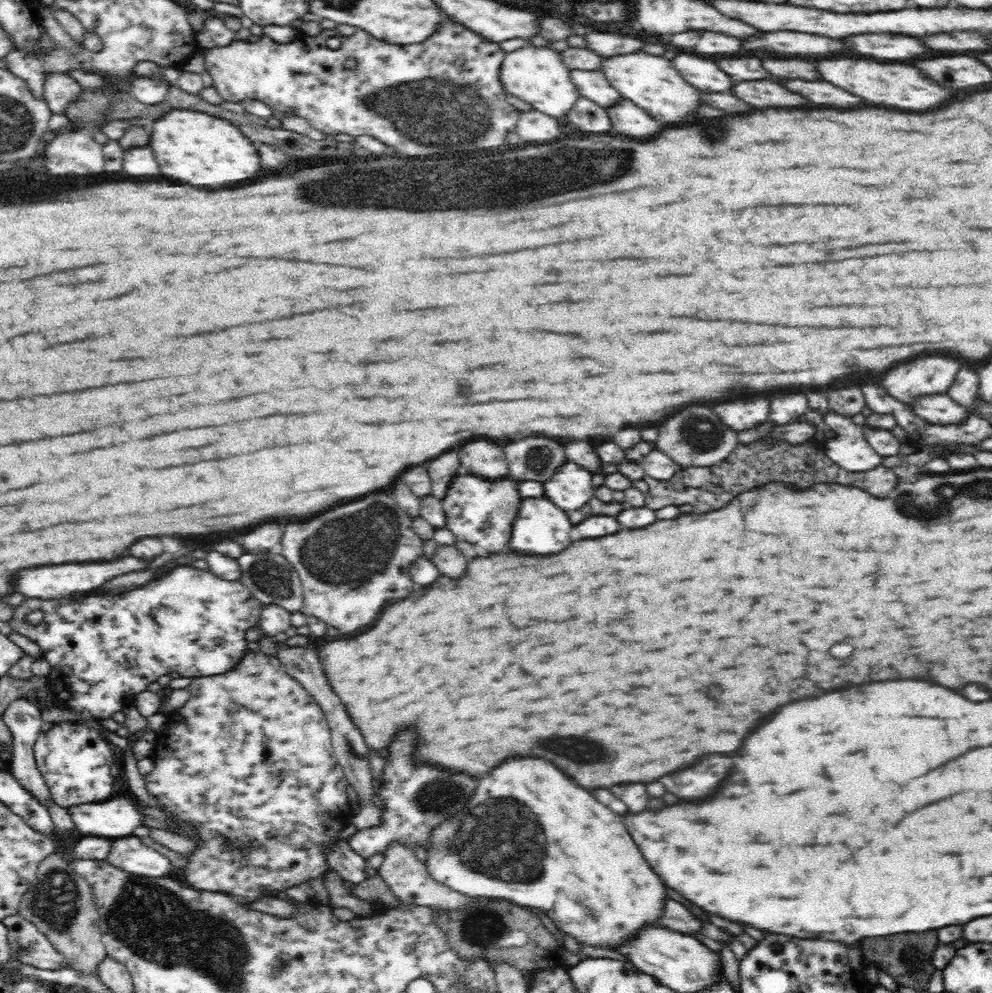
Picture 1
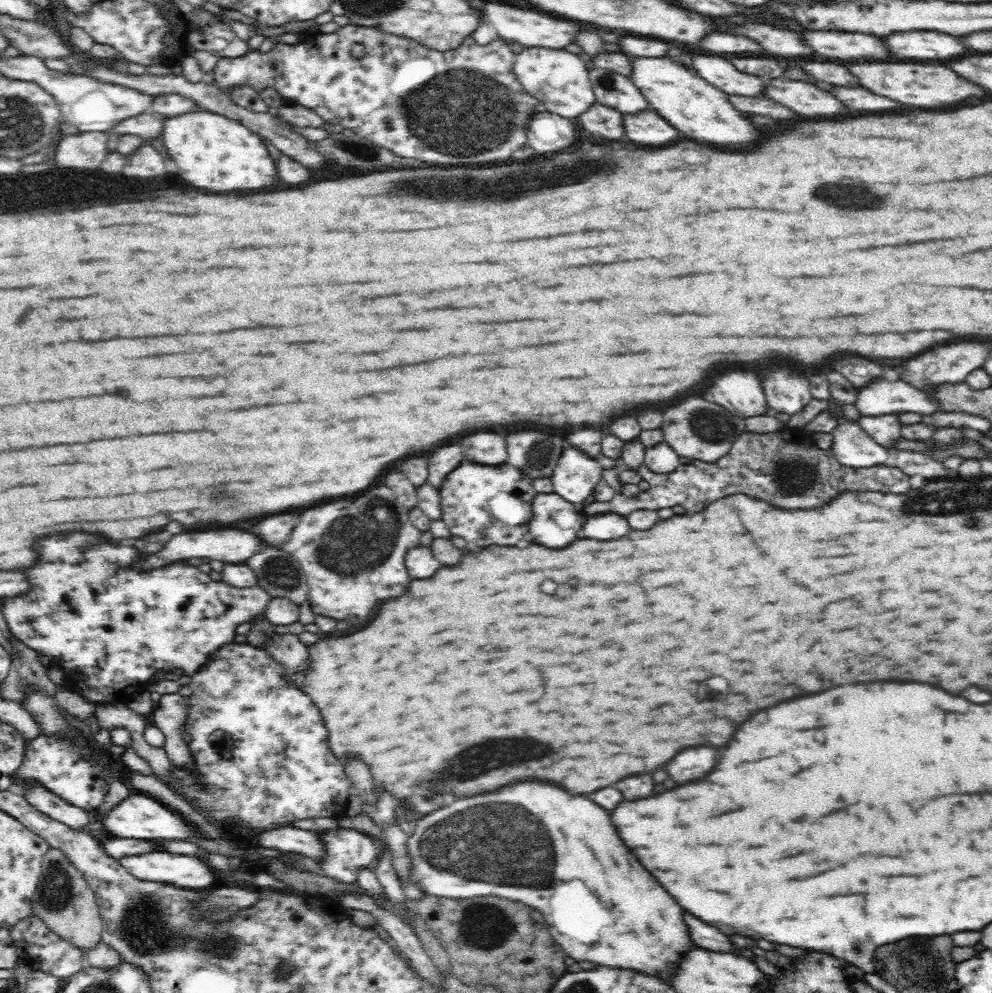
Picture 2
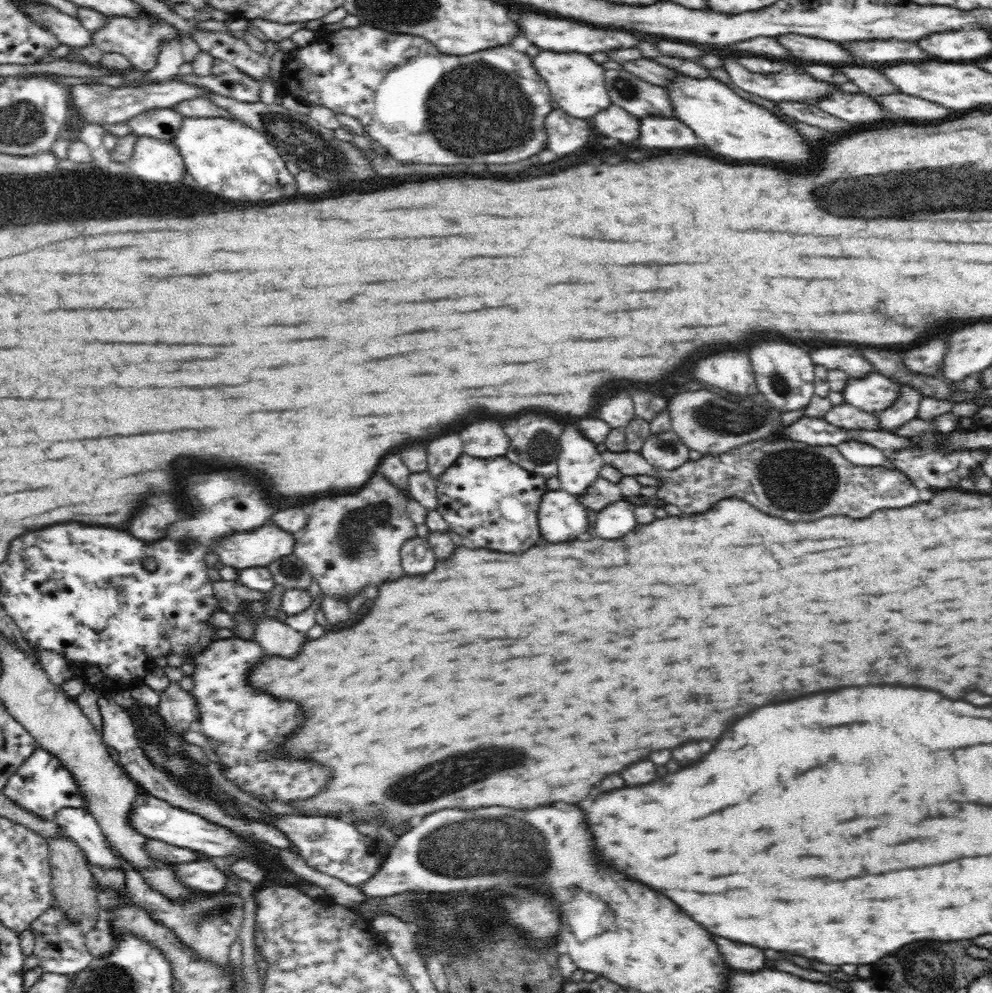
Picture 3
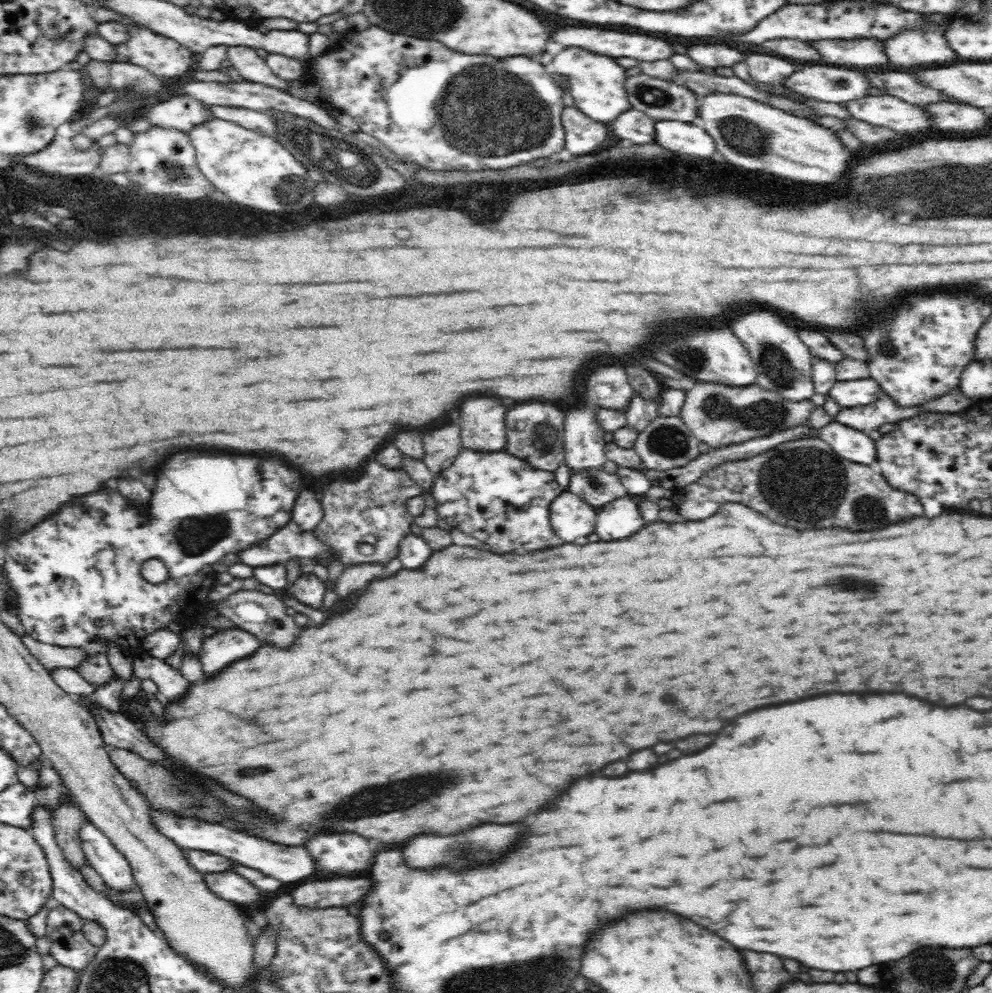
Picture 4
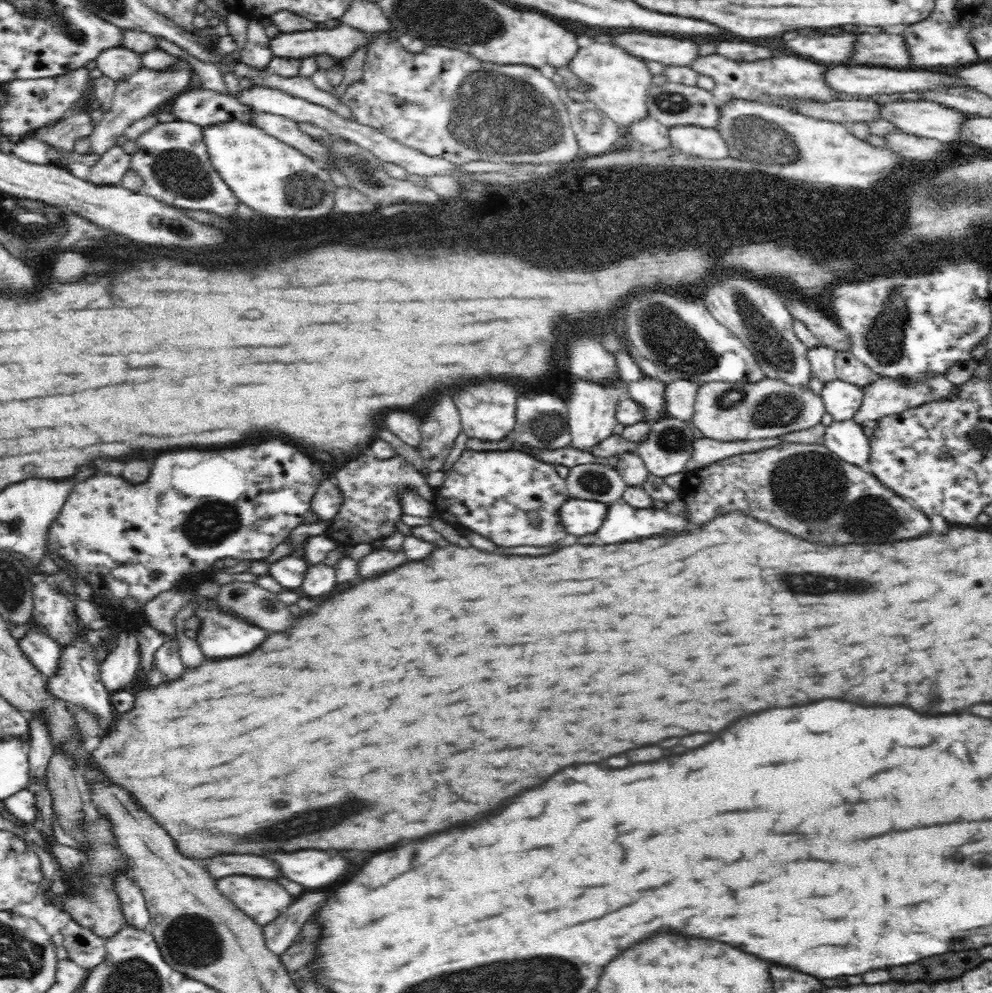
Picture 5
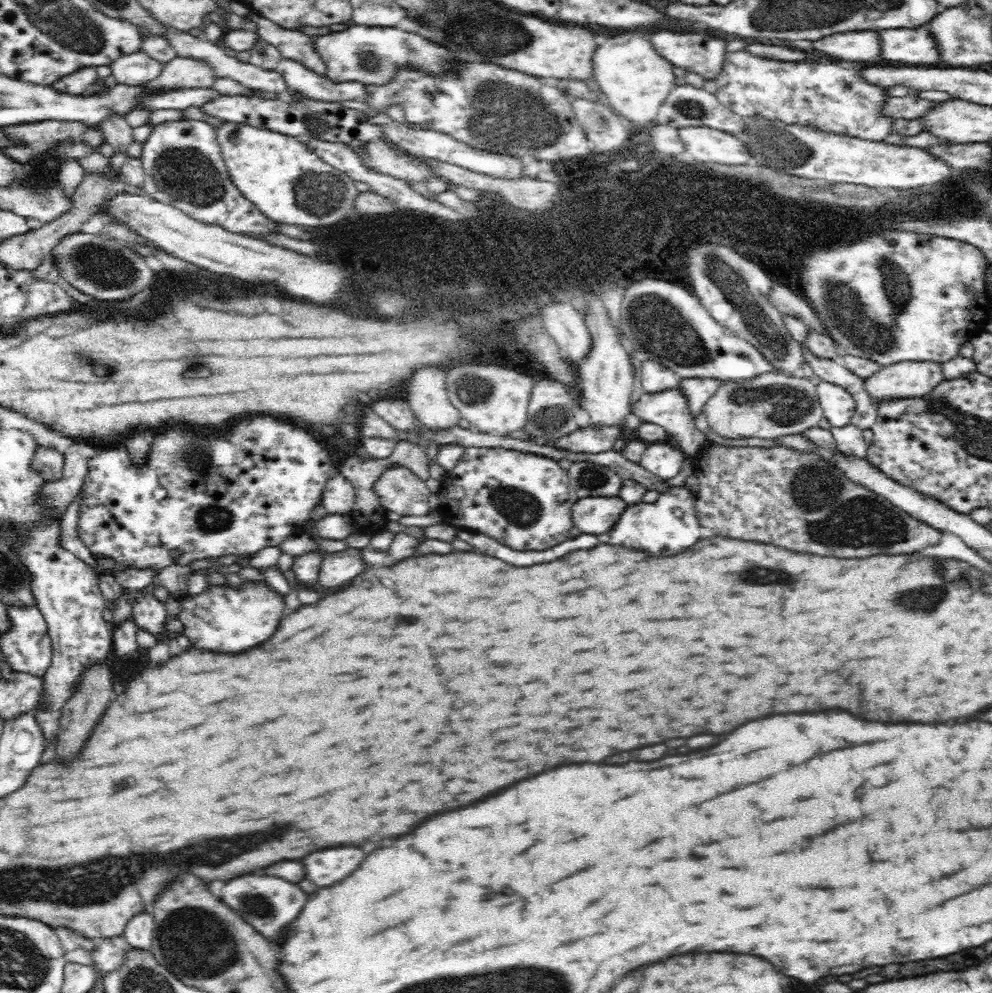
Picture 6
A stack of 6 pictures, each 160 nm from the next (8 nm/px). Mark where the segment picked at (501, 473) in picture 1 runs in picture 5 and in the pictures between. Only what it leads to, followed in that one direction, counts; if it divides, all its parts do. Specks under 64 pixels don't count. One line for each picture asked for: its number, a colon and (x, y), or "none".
2: (486, 449)
3: (484, 439)
4: (483, 430)
5: (488, 410)

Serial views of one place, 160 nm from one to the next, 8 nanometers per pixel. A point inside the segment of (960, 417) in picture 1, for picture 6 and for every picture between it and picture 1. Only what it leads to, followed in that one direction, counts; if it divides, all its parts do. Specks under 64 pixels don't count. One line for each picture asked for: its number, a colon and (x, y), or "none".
2: (882, 398)
3: (872, 394)
4: (857, 393)
5: (842, 400)
6: (838, 404)

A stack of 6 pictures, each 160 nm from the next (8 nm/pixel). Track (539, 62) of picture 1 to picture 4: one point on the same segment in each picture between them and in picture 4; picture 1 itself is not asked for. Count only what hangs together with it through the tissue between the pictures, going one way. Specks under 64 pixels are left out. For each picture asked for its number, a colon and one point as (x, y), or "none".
2: (559, 79)
3: (575, 81)
4: (596, 83)

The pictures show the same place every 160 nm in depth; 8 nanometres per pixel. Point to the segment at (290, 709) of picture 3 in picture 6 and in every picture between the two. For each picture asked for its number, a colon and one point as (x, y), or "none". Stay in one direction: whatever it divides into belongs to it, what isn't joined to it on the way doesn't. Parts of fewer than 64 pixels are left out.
4: (226, 646)
5: (221, 636)
6: (221, 619)

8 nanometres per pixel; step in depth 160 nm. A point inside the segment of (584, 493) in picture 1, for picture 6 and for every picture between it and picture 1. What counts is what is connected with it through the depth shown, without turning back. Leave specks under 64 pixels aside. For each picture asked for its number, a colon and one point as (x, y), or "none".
2: (574, 479)
3: (579, 463)
4: (583, 445)
5: (590, 418)
6: (605, 378)

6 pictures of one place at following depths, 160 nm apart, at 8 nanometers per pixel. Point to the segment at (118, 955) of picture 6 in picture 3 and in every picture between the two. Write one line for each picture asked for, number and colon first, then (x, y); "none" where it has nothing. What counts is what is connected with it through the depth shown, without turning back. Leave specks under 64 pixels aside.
3: (59, 946)
4: (69, 947)
5: (83, 947)

